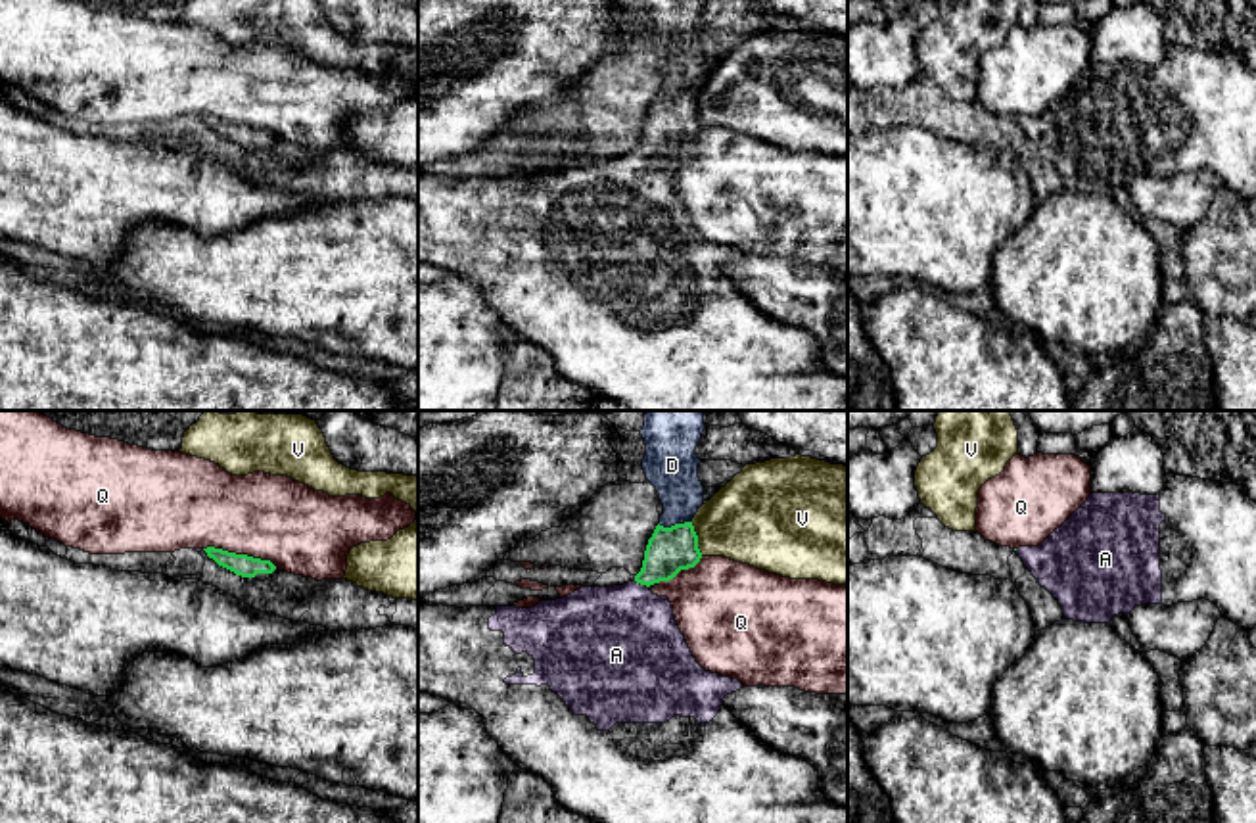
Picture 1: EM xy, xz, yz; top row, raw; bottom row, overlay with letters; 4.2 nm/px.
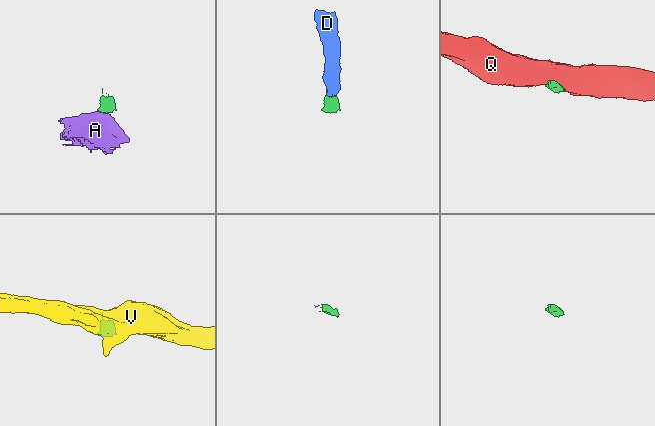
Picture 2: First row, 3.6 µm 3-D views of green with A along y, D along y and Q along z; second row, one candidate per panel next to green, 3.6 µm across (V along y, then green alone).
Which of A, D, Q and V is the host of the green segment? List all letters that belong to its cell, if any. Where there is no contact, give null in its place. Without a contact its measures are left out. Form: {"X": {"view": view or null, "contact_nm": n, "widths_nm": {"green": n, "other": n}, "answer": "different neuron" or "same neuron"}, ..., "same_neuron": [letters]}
{"A": {"view": "xz", "contact_nm": 80, "widths_nm": {"green": 190, "other": 460}, "answer": "same neuron"}, "D": {"view": "xz", "contact_nm": 140, "widths_nm": {"green": 190, "other": 220}, "answer": "same neuron"}, "Q": {"view": "xy", "contact_nm": 320, "widths_nm": {"green": 90, "other": 360}, "answer": "different neuron"}, "V": {"view": "xz", "contact_nm": 150, "widths_nm": {"green": 190, "other": 360}, "answer": "different neuron"}, "same_neuron": ["A", "D"]}

